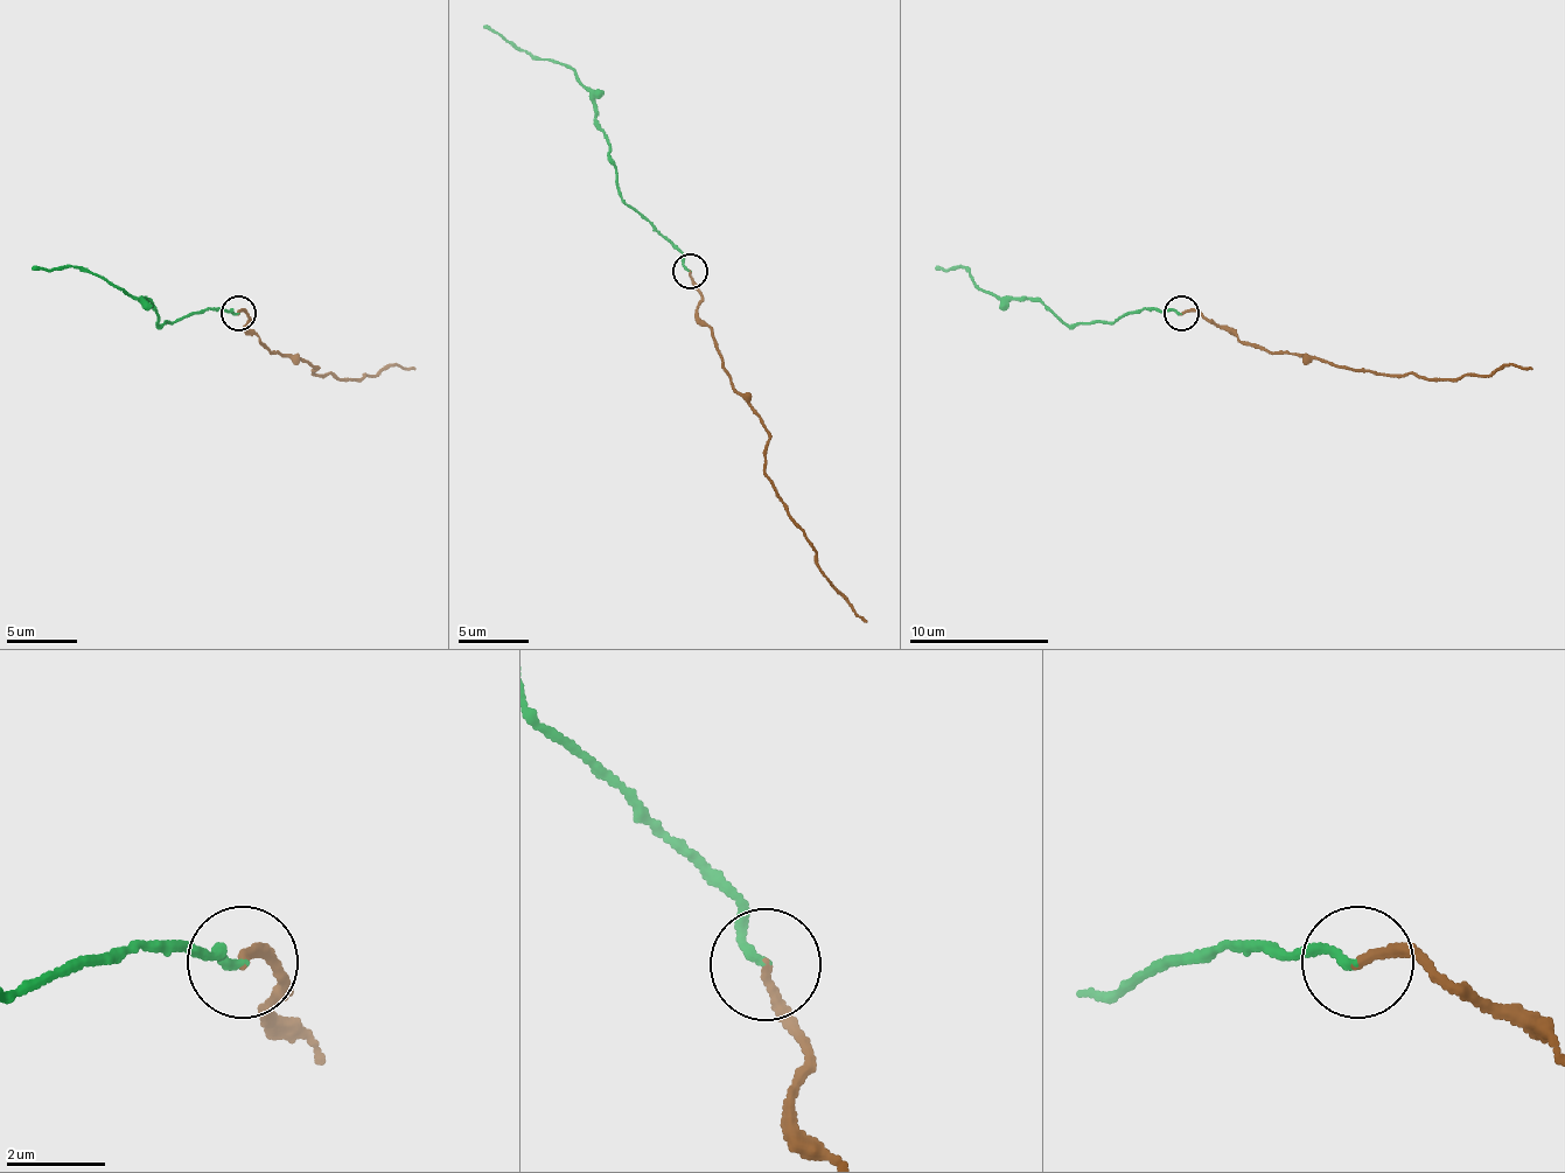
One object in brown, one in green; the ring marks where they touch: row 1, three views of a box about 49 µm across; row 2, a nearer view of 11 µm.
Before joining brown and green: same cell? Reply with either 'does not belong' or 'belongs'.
belongs

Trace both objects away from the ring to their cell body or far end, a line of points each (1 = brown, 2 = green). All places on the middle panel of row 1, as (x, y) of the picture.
1: (689, 272), (699, 293), (696, 314), (769, 437), (769, 482), (822, 577), (867, 622)
2: (689, 272), (685, 258), (626, 202), (598, 121), (598, 104), (580, 79), (570, 69), (482, 27)

